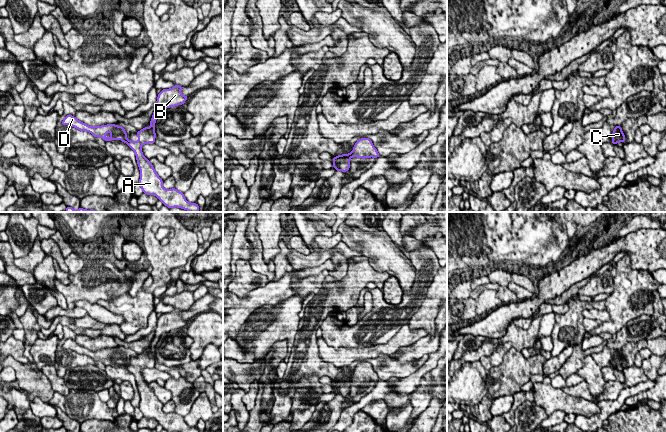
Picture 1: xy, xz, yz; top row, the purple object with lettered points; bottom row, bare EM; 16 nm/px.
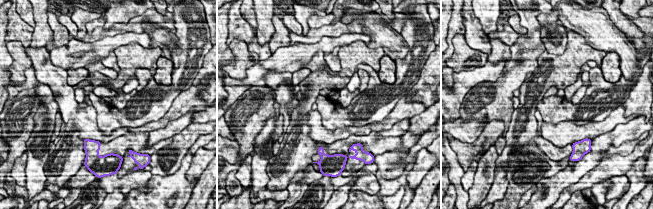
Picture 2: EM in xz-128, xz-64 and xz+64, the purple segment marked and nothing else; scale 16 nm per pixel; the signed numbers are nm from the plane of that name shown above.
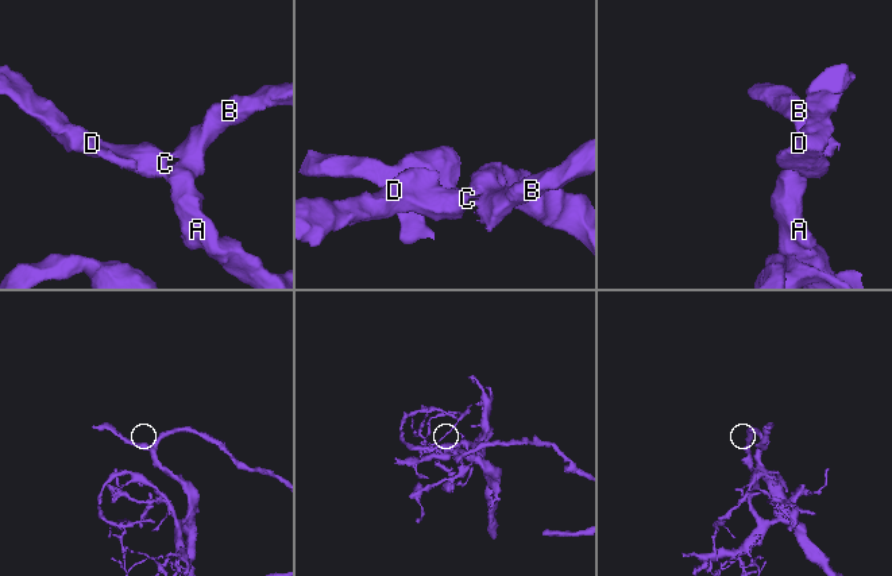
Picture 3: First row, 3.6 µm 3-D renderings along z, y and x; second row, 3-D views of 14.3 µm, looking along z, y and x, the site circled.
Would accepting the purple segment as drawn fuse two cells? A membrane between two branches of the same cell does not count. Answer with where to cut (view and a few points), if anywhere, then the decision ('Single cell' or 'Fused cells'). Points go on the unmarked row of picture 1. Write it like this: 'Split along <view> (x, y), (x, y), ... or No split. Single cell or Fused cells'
Split along xz (350, 377), (351, 380). Fused cells

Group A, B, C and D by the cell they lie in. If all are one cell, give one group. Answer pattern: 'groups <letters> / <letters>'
groups A B / C D

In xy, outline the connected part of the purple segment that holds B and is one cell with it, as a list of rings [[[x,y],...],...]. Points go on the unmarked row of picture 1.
[[[174,309],[170,313],[163,313],[157,321],[154,337],[150,345],[150,351],[145,351],[139,354],[136,359],[137,365],[129,364],[127,369],[135,376],[137,388],[140,394],[139,409],[142,415],[147,419],[155,419],[163,429],[168,432],[199,432],[197,427],[190,427],[184,421],[184,417],[175,412],[165,413],[162,408],[163,404],[154,394],[149,384],[144,381],[141,371],[144,368],[155,367],[155,347],[163,333],[182,329],[188,323],[181,317],[184,312],[179,309]]]

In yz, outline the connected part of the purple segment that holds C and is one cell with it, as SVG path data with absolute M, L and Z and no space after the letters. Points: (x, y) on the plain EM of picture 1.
M615 350L614 355L612 356L612 367L617 368L619 366L626 366L625 359L622 356L621 350Z

